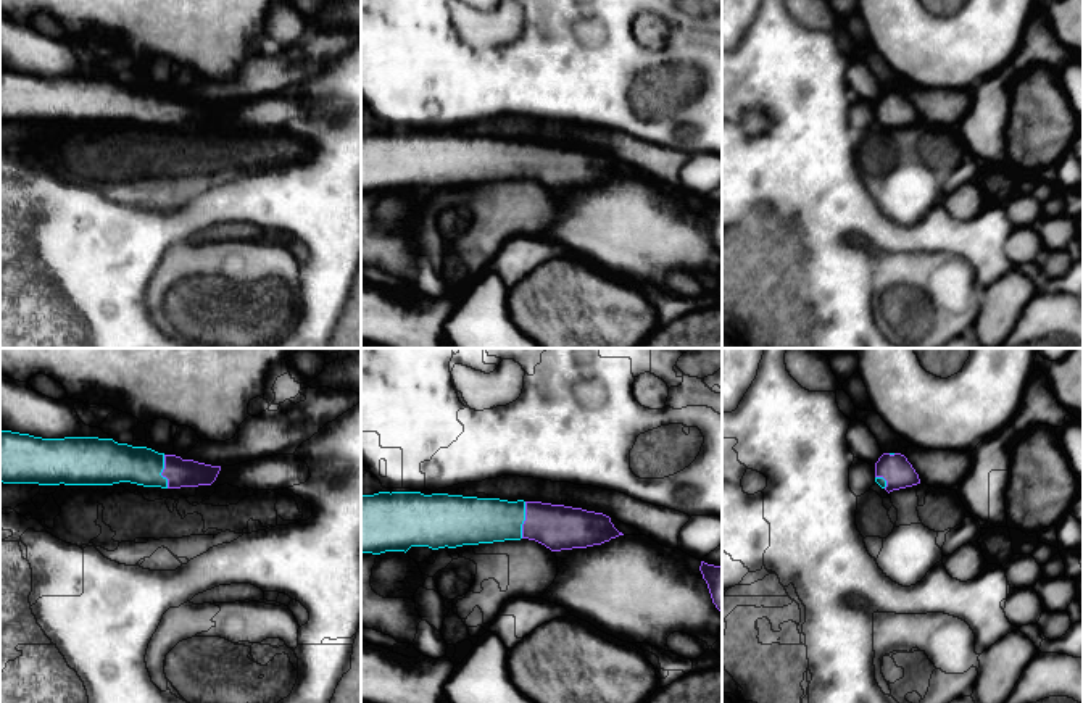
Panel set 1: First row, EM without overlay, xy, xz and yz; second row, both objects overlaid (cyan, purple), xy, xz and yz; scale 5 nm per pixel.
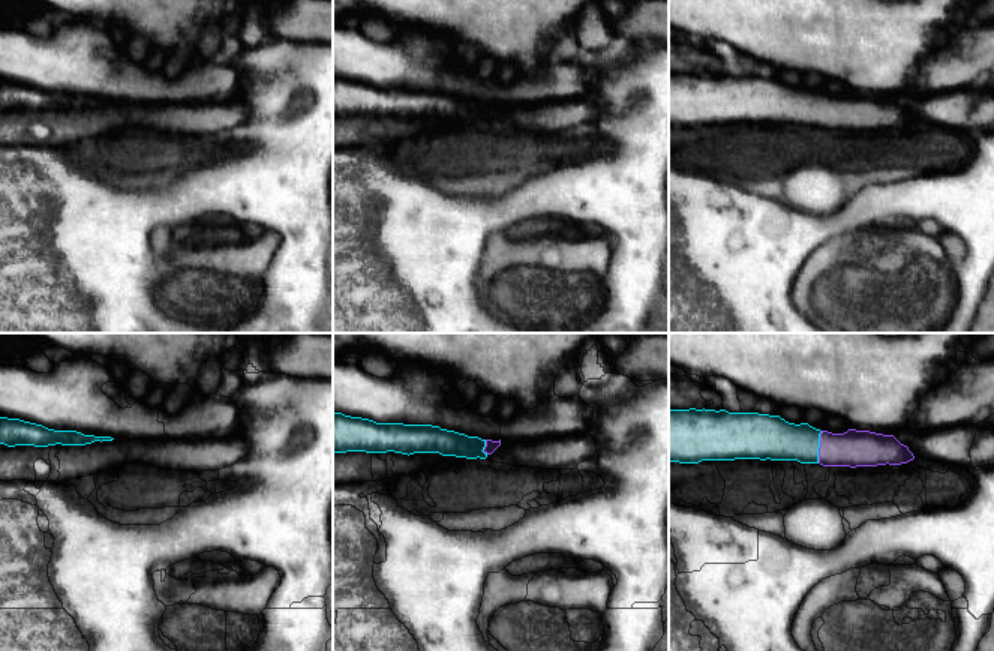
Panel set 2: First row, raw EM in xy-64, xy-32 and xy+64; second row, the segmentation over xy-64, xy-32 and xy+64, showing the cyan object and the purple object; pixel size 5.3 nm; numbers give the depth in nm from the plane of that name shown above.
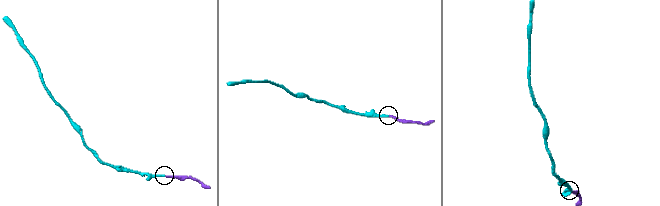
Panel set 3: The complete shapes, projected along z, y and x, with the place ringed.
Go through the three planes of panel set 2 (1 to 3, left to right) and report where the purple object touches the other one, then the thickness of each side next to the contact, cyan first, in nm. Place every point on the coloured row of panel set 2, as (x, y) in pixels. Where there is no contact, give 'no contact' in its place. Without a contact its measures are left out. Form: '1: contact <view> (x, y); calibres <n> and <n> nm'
1: no contact
2: contact xy-32 (485, 446); calibres 140 and 60 nm
3: contact xy+64 (819, 446); calibres 220 and 190 nm

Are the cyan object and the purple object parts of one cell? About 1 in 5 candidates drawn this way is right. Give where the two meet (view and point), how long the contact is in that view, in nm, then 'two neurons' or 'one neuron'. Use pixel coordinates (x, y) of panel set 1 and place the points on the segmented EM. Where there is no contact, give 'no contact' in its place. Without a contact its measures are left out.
xz (524, 519) | 190 nm | one neuron

